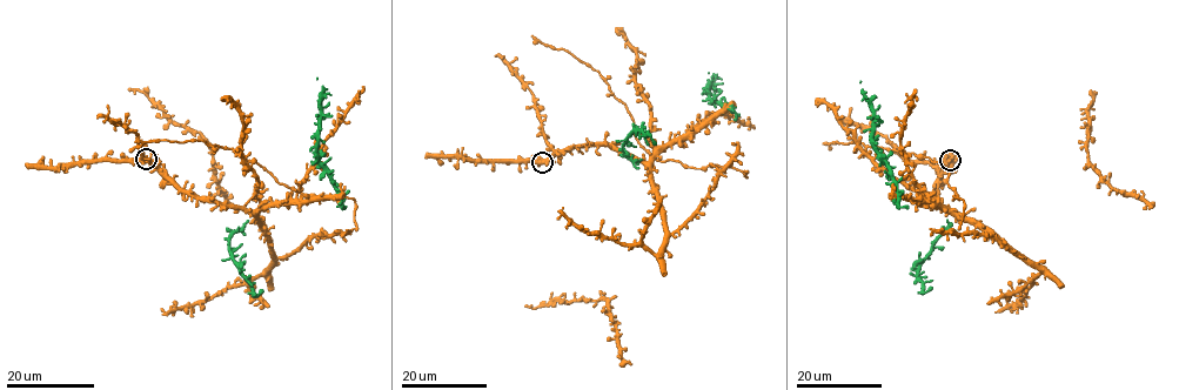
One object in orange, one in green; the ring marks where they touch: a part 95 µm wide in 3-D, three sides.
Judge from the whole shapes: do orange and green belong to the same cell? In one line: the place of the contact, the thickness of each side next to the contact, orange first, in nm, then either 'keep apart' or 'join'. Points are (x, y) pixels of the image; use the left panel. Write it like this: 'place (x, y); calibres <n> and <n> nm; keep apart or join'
place (146, 159); calibres 480 and 80 nm; keep apart

